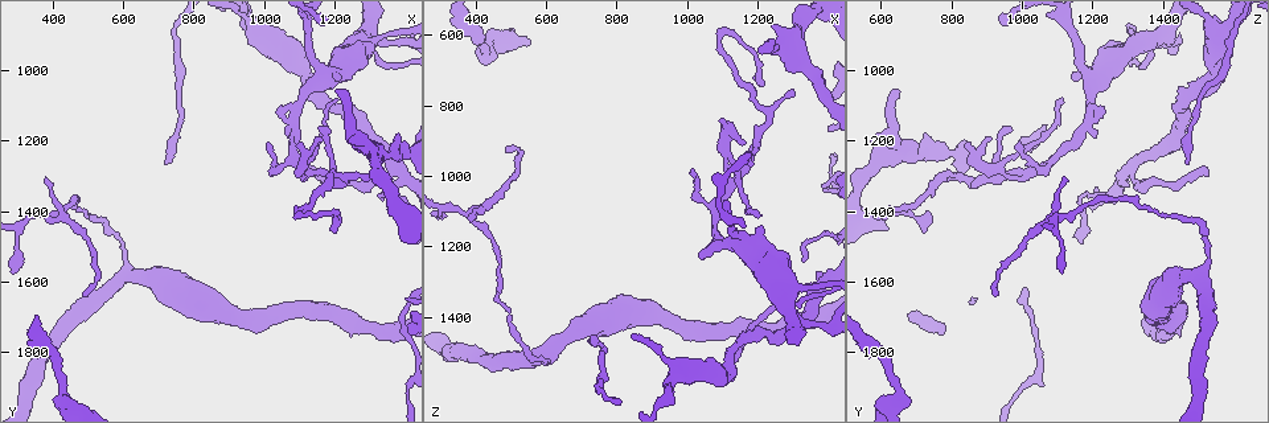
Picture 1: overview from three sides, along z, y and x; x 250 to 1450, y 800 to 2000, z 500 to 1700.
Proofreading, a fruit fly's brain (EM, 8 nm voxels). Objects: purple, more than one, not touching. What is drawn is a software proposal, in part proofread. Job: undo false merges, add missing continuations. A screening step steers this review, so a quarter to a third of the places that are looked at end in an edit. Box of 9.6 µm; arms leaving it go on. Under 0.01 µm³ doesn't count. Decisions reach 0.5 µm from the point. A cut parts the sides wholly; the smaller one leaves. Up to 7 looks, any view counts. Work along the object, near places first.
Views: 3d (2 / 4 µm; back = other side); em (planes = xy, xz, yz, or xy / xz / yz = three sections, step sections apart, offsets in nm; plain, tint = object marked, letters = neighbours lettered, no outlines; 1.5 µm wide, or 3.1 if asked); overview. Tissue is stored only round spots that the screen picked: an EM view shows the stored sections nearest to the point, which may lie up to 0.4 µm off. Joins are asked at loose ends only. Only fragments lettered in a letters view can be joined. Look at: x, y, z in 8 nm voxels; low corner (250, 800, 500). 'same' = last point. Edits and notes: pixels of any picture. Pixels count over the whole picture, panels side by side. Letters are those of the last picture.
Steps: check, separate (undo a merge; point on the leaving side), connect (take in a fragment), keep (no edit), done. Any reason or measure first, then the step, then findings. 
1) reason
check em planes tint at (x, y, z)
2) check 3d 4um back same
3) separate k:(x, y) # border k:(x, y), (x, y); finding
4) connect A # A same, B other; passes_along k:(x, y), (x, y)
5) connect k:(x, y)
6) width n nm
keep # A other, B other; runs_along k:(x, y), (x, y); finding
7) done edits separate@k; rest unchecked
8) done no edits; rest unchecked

tapers out
check em planes plain at (1010, 1200, 990)

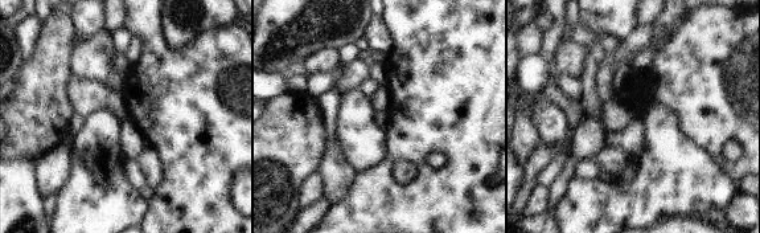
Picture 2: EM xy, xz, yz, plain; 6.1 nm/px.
with the object marked
check em planes tint same

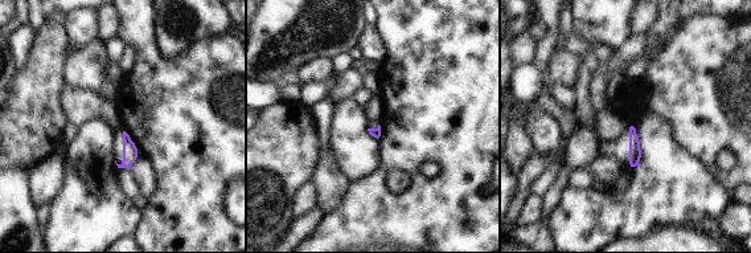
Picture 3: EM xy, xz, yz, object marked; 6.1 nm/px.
what lies round it
check em planes letters same

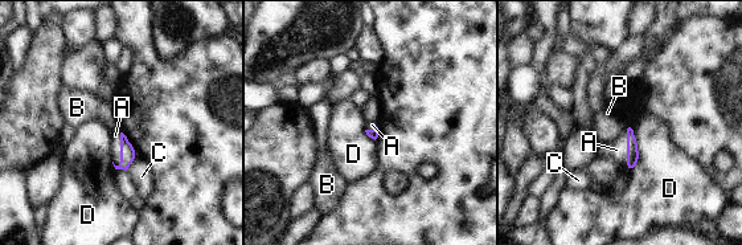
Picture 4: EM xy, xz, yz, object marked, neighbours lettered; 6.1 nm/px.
connect A # A same, B other, C other, D other; passes_along 4:(127, 152), (121, 150), (115, 135); it goes on there

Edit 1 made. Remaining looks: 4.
check 3d 4um at (400, 1420, 1110)

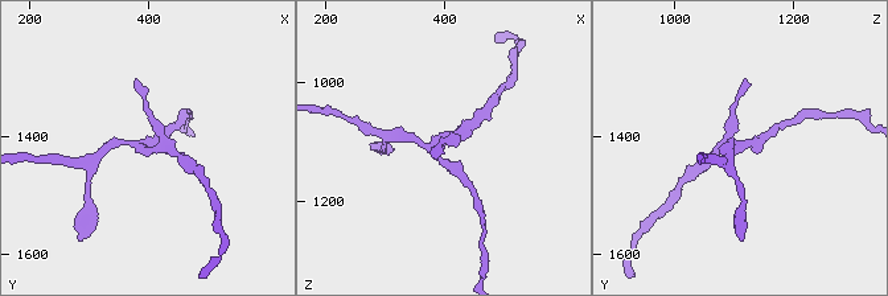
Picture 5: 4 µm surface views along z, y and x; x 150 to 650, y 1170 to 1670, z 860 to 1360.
now the EM
check em xy step 8 tint at (390, 1415, 1120)

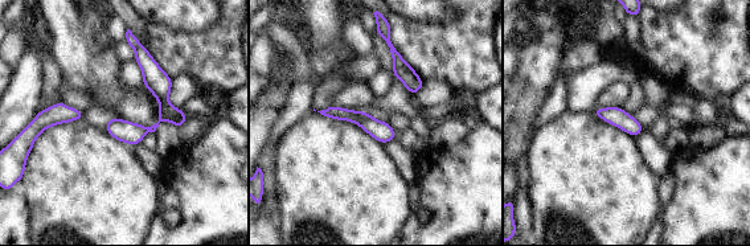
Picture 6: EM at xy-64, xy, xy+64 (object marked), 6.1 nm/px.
what lies round it
check em xy step 8 letters same

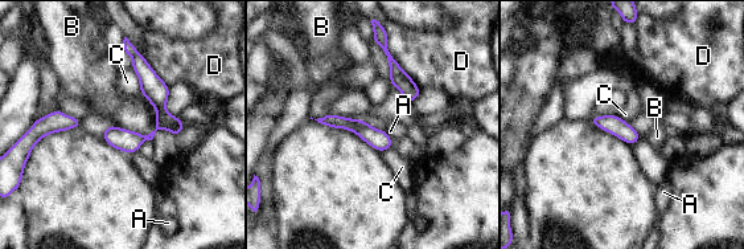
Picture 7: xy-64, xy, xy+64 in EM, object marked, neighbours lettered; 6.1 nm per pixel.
longest_contact D 380 nm
keep # A other, B other, C other, D other; runs_along 7:(136, 57), (160, 125), (124, 149); one neuron here

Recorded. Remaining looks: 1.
done edits connect@4; rest unchecked

